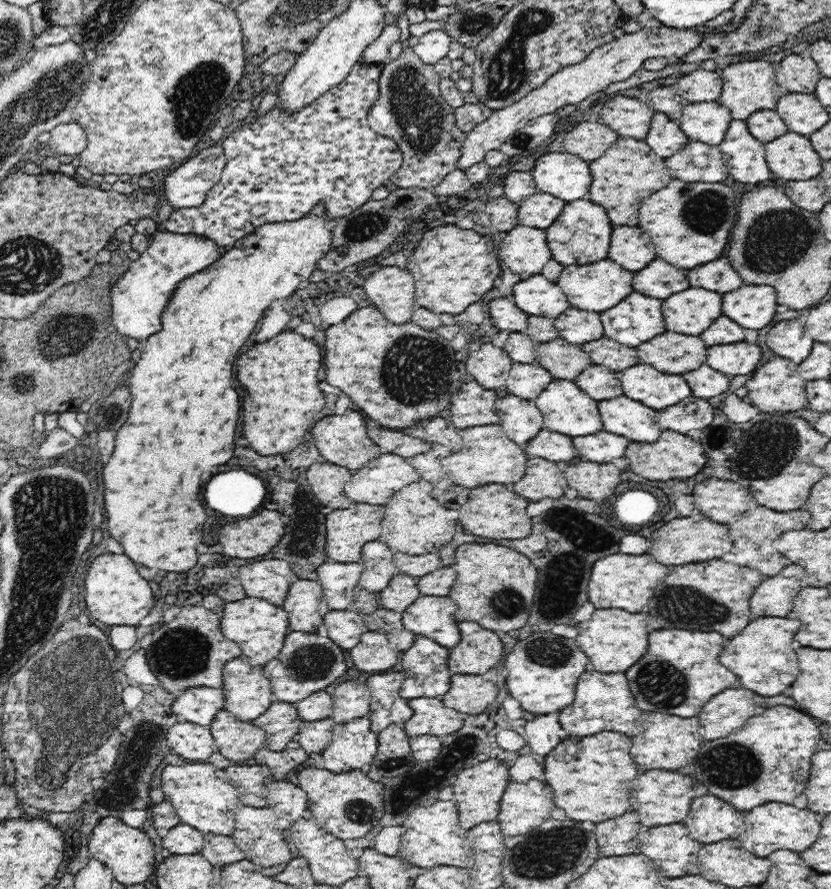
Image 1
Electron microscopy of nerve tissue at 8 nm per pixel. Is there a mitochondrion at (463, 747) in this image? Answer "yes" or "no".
yes

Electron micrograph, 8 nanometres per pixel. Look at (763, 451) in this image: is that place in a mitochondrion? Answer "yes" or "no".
yes

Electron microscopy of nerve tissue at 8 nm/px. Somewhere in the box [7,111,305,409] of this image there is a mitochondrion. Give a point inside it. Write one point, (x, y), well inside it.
(54, 337)

